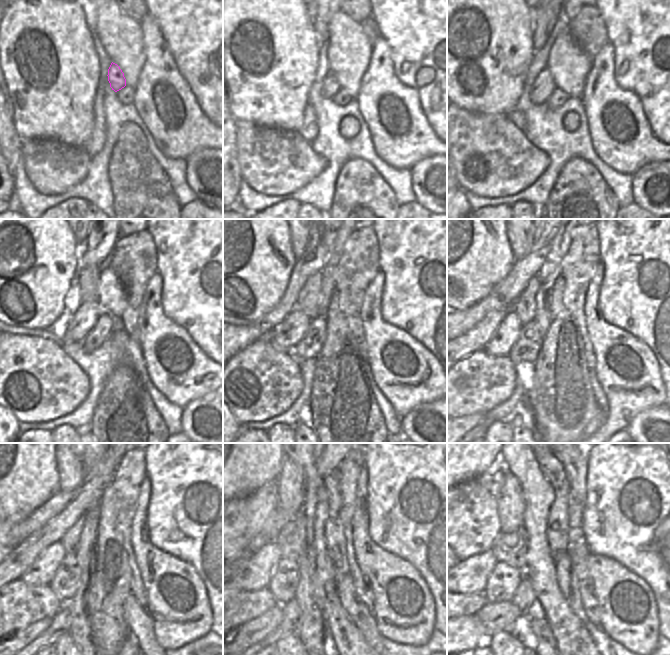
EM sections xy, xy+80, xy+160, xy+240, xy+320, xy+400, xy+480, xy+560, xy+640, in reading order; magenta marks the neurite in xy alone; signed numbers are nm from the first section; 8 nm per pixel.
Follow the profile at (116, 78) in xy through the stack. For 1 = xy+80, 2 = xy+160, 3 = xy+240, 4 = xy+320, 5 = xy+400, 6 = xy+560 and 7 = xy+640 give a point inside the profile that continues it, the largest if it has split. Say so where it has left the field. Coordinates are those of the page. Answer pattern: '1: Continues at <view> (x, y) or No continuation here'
1: Continues at xy+80 (331, 85)
2: Continues at xy+160 (543, 86)
3: Continues at xy+240 (84, 319)
4: Continues at xy+320 (286, 335)
5: Continues at xy+400 (501, 343)
6: Continues at xy+560 (254, 572)
7: Continues at xy+640 (468, 576).

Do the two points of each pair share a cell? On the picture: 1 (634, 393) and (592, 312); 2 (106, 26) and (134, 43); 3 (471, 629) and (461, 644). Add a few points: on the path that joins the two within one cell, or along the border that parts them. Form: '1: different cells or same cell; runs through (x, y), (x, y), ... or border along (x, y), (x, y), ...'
1: same cell; runs through (629, 373), (617, 351), (600, 332)
2: same cell; runs through (113, 28), (127, 42)
3: same cell; runs through (467, 633), (461, 640)

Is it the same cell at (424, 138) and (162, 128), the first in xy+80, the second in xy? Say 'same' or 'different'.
same

